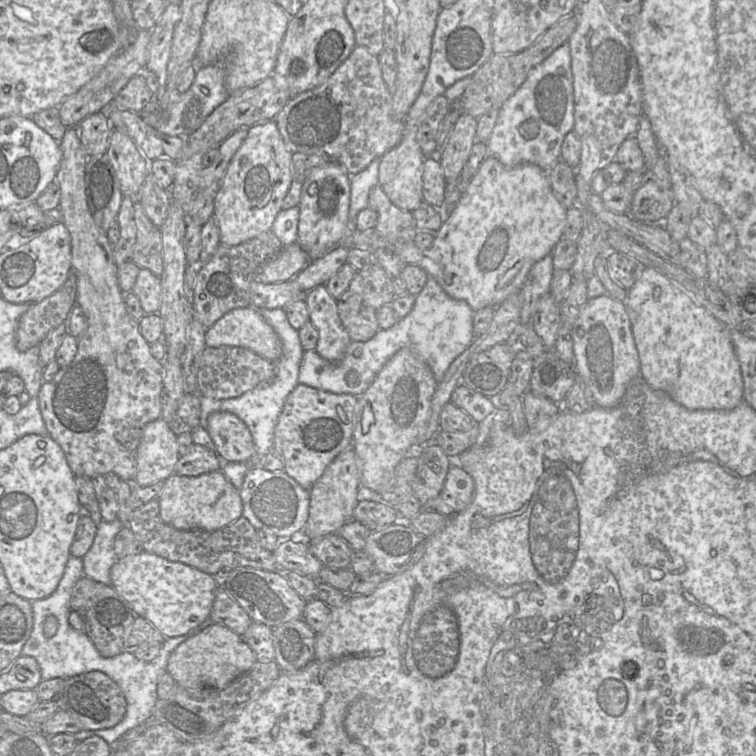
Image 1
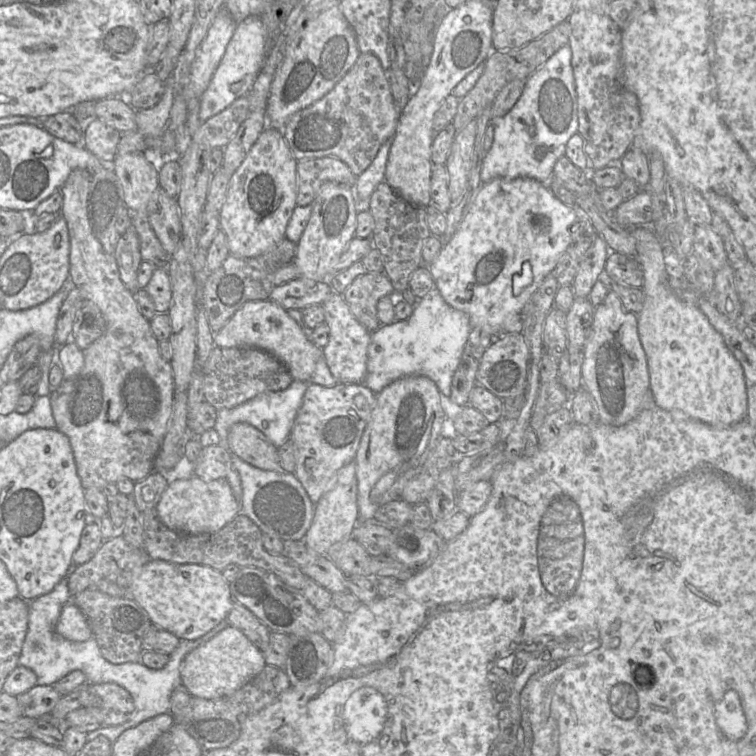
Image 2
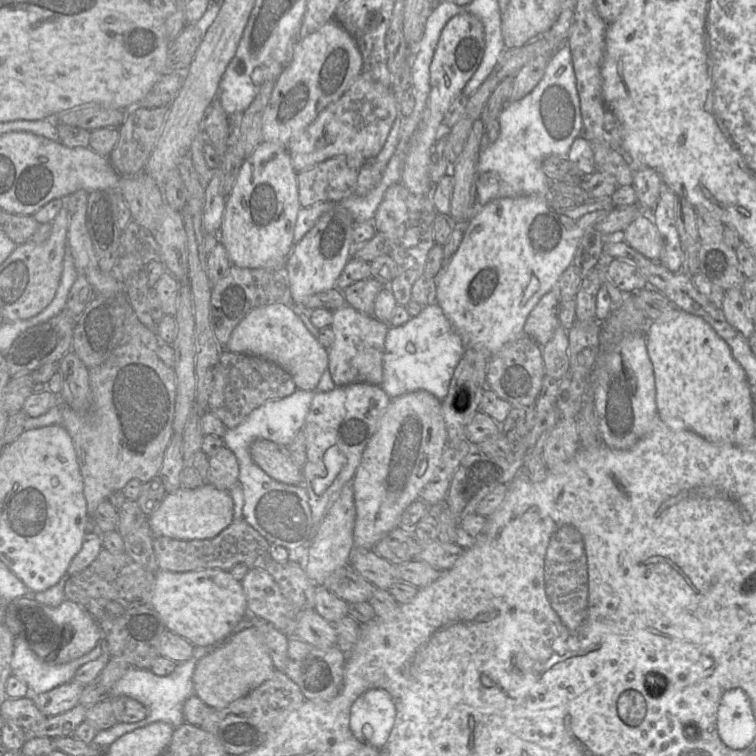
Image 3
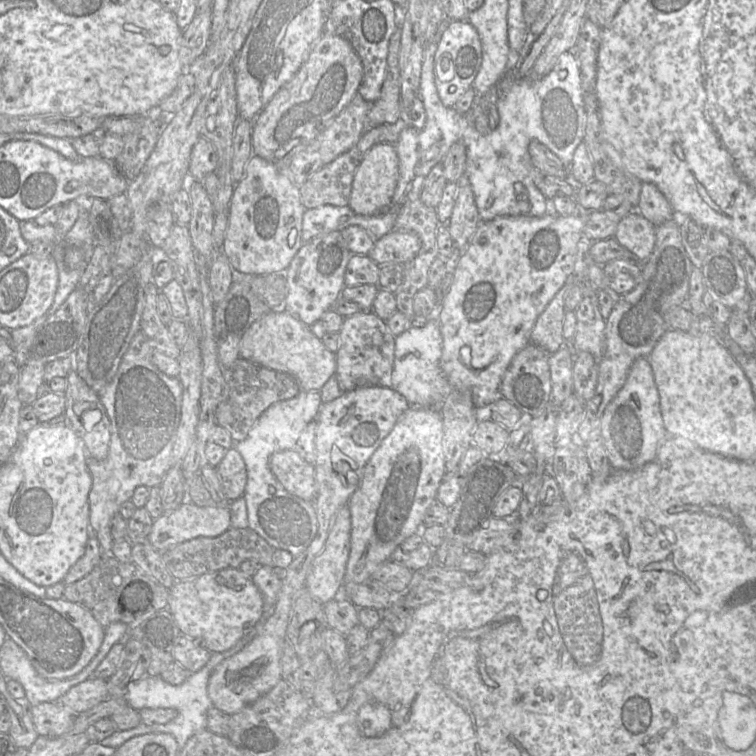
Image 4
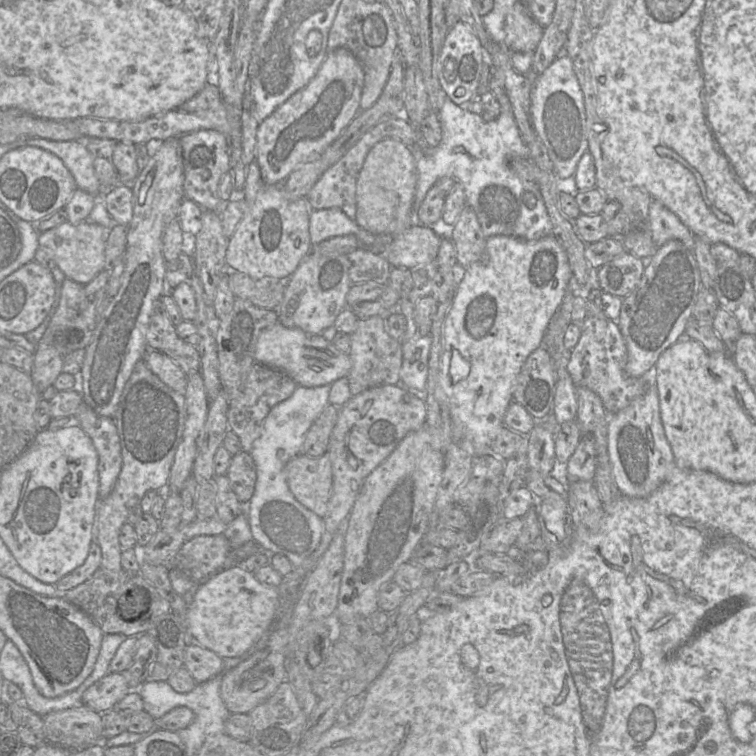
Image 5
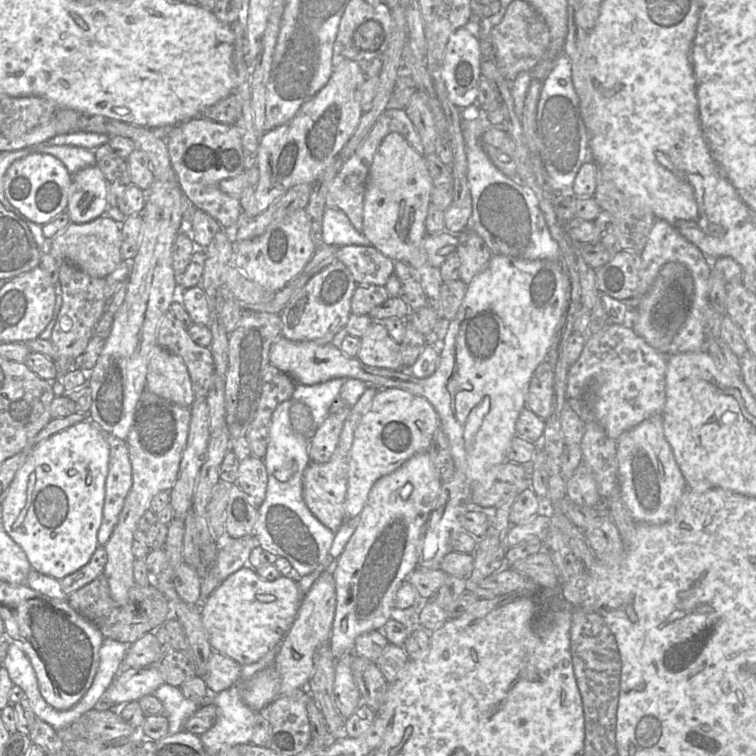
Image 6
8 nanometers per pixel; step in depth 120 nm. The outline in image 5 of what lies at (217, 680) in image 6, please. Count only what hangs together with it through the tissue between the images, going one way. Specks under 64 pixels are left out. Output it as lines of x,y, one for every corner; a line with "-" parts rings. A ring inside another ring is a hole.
197,644
185,649
184,667
196,683
203,683
219,674
224,669
223,658
213,651

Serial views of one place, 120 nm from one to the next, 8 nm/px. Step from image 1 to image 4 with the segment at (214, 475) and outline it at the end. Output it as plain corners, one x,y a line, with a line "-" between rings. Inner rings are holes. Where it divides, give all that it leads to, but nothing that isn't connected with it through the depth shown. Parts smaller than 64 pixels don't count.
186,499
177,509
164,512
154,520
148,539
158,552
165,552
178,544
197,537
217,537
229,529
230,524
229,507
199,507

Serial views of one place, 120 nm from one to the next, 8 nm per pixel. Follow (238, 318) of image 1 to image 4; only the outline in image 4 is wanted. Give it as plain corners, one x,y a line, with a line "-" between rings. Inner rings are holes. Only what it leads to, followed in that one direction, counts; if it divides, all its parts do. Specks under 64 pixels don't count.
284,306
273,308
249,327
240,341
239,356
290,375
304,391
320,390
336,374
337,368
335,353
314,335
309,326
285,311

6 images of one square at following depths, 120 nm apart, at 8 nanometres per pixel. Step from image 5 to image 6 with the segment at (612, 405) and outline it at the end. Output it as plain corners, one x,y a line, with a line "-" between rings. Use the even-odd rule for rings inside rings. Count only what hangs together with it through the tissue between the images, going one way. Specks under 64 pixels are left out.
611,324
595,334
587,335
580,357
569,367
565,401
584,424
596,422
609,437
616,440
647,418
660,414
666,401
667,355
660,353
634,332
630,324

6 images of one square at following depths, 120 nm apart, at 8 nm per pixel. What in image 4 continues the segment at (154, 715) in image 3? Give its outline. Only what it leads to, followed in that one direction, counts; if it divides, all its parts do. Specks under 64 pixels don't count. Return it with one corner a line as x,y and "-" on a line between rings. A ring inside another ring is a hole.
233,647
225,652
212,652
208,663
199,671
189,673
187,679
178,686
173,686
166,683
159,676
149,675
145,675
140,680
132,682
129,684
127,693
123,697
127,703
127,706
137,711
144,708
172,708
177,711
177,716
167,724
155,724
150,726
140,724
136,728
132,728
130,730
116,731
99,744
117,749
133,737
150,733
165,733
170,734
175,738
179,752
185,746
186,742
191,736
207,729
207,711
213,706
207,692
209,677
218,664
233,655

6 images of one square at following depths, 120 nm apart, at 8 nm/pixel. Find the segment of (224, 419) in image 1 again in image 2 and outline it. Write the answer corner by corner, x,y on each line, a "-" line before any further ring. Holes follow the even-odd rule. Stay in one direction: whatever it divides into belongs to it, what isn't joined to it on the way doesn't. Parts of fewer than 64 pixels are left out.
238,422
228,433
229,450
244,462
266,471
282,472
278,448
258,429

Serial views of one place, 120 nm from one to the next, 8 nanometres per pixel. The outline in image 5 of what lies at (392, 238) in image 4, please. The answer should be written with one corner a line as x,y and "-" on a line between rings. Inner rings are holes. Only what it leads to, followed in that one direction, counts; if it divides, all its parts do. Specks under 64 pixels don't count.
412,225
404,232
393,236
391,243
382,250
382,255
392,267
414,268
436,261
441,237
431,227

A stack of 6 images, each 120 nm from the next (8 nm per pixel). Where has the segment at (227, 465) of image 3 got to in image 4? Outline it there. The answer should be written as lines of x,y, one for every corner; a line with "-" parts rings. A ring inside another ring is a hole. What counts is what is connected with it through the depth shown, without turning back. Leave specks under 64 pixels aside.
235,448
227,450
221,462
215,467
225,497
229,501
244,494
247,472
245,463

